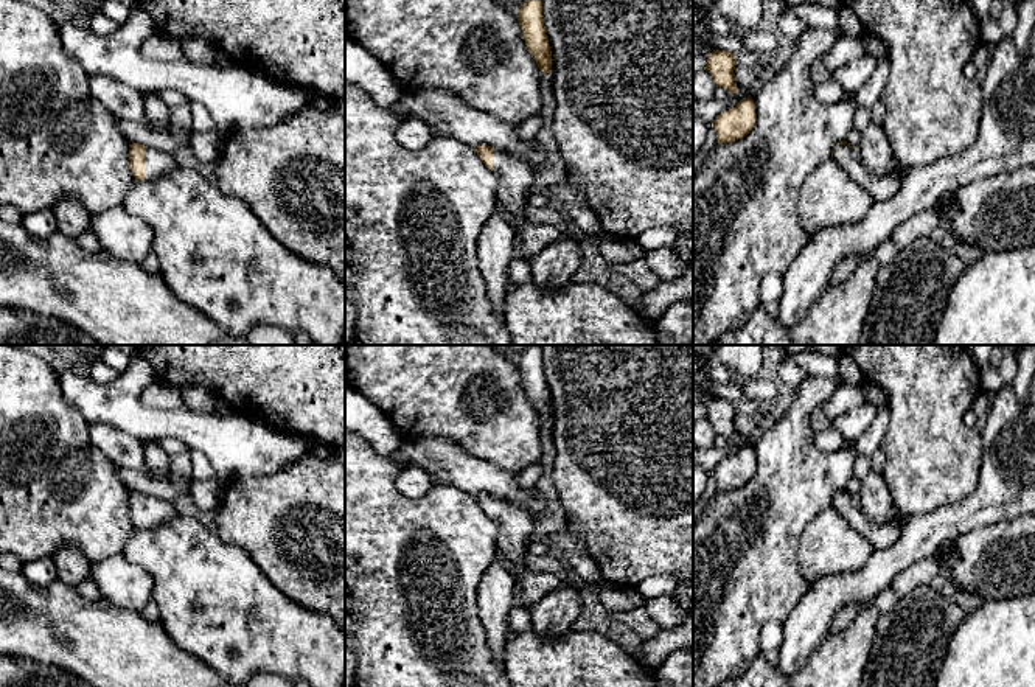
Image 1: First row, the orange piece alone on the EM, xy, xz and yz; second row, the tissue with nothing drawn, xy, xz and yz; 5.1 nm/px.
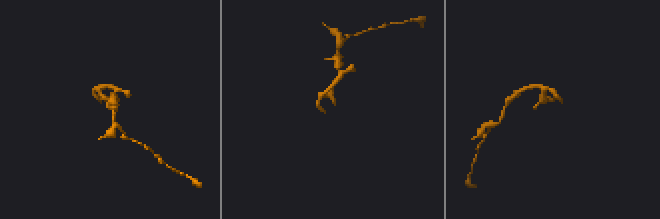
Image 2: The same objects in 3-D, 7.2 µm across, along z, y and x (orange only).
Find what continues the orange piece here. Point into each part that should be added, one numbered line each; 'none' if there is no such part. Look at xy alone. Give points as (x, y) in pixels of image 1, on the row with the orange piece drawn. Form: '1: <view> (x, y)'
1: xy (159, 163)

